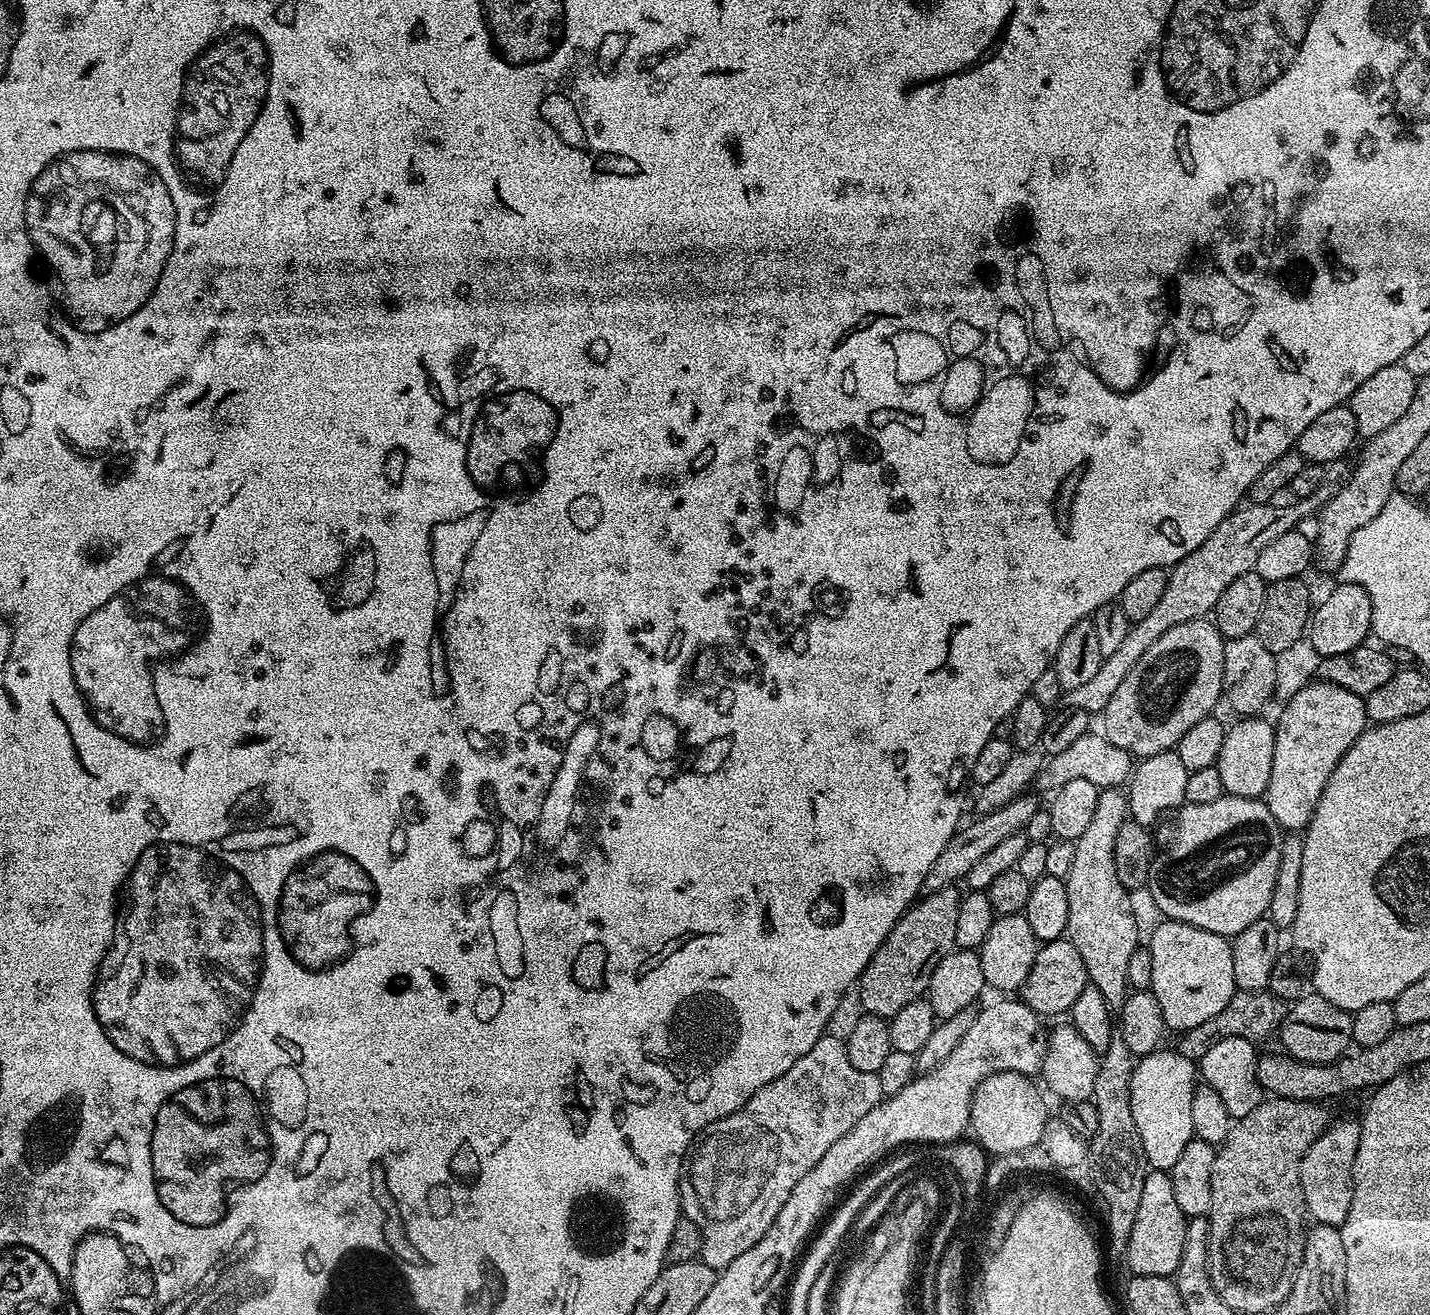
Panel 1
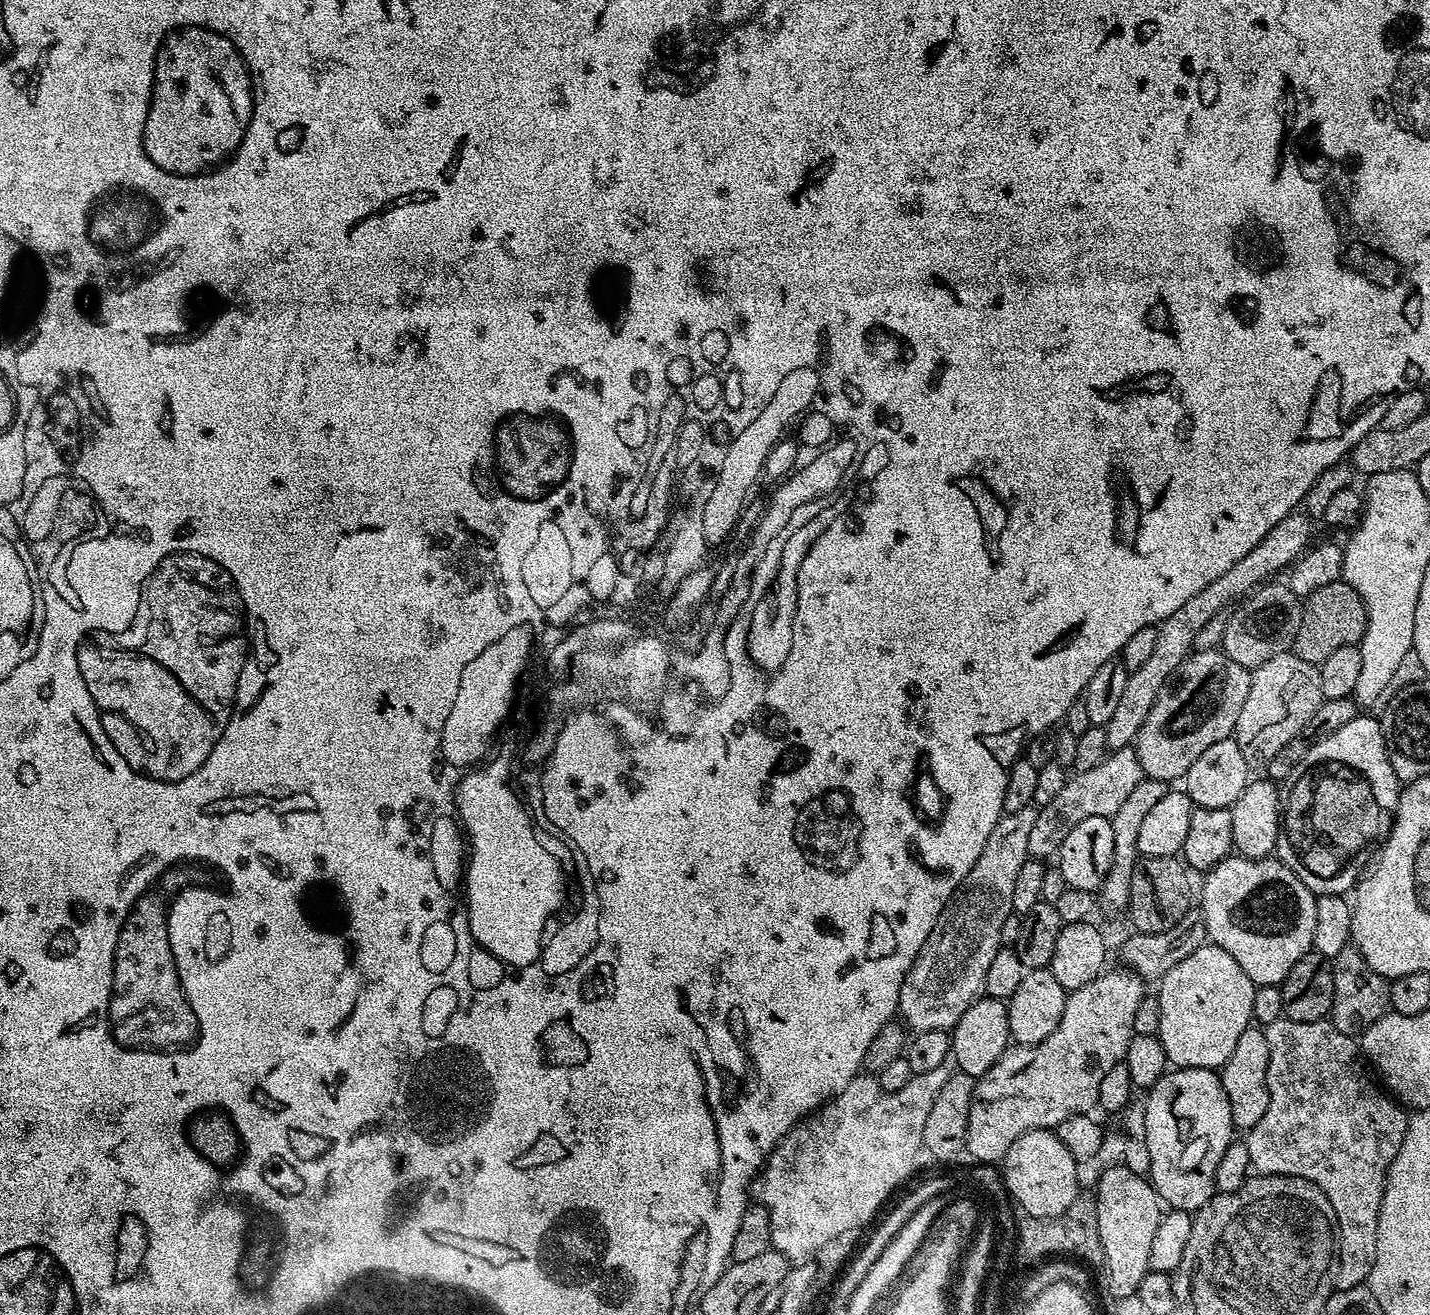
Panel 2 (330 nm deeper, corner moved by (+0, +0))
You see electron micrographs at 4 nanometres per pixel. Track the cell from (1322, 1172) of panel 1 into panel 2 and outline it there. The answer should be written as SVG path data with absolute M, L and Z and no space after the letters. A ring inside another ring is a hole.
M1281 1018L1263 1025L1266 1034L1266 1042L1270 1046L1270 1066L1266 1070L1266 1086L1270 1090L1270 1106L1266 1106L1266 1114L1262 1114L1262 1119L1258 1121L1258 1126L1247 1129L1246 1143L1252 1168L1261 1176L1297 1176L1303 1180L1308 1180L1334 1206L1336 1215L1336 1230L1338 1233L1338 1263L1336 1265L1336 1283L1337 1289L1359 1288L1365 1283L1374 1266L1374 1254L1378 1250L1378 1214L1382 1206L1384 1197L1384 1179L1388 1177L1390 1162L1398 1154L1398 1150L1404 1141L1404 1135L1408 1129L1409 1117L1405 1109L1383 1087L1372 1085L1373 1077L1364 1073L1366 1069L1365 1061L1362 1059L1362 1053L1358 1047L1357 1041L1351 1036L1342 1034L1327 1019L1318 1022L1294 1022L1287 1018Z

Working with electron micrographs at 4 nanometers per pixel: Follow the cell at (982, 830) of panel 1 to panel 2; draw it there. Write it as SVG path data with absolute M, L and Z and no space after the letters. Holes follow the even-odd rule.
M1300 510L1282 518L1282 522L1278 522L1274 530L1266 533L1262 542L1254 546L1254 550L1250 550L1246 558L1238 558L1238 562L1234 562L1230 570L1217 572L1215 578L1210 580L1209 585L1206 586L1206 590L1198 590L1194 598L1178 606L1178 610L1174 610L1170 618L1166 618L1159 624L1156 628L1158 642L1154 645L1154 651L1146 662L1142 662L1142 666L1129 671L1126 690L1122 690L1122 698L1118 701L1118 710L1114 710L1114 715L1110 717L1110 722L1106 725L1109 749L1126 748L1135 741L1155 699L1166 688L1169 681L1177 675L1180 664L1194 649L1194 638L1198 638L1198 630L1202 630L1202 626L1206 626L1206 622L1210 622L1214 614L1225 611L1237 598L1244 598L1255 592L1265 581L1275 577L1272 576L1275 572L1283 573L1291 568L1293 562L1302 553L1308 551L1314 540L1312 524L1314 524L1313 517Z

